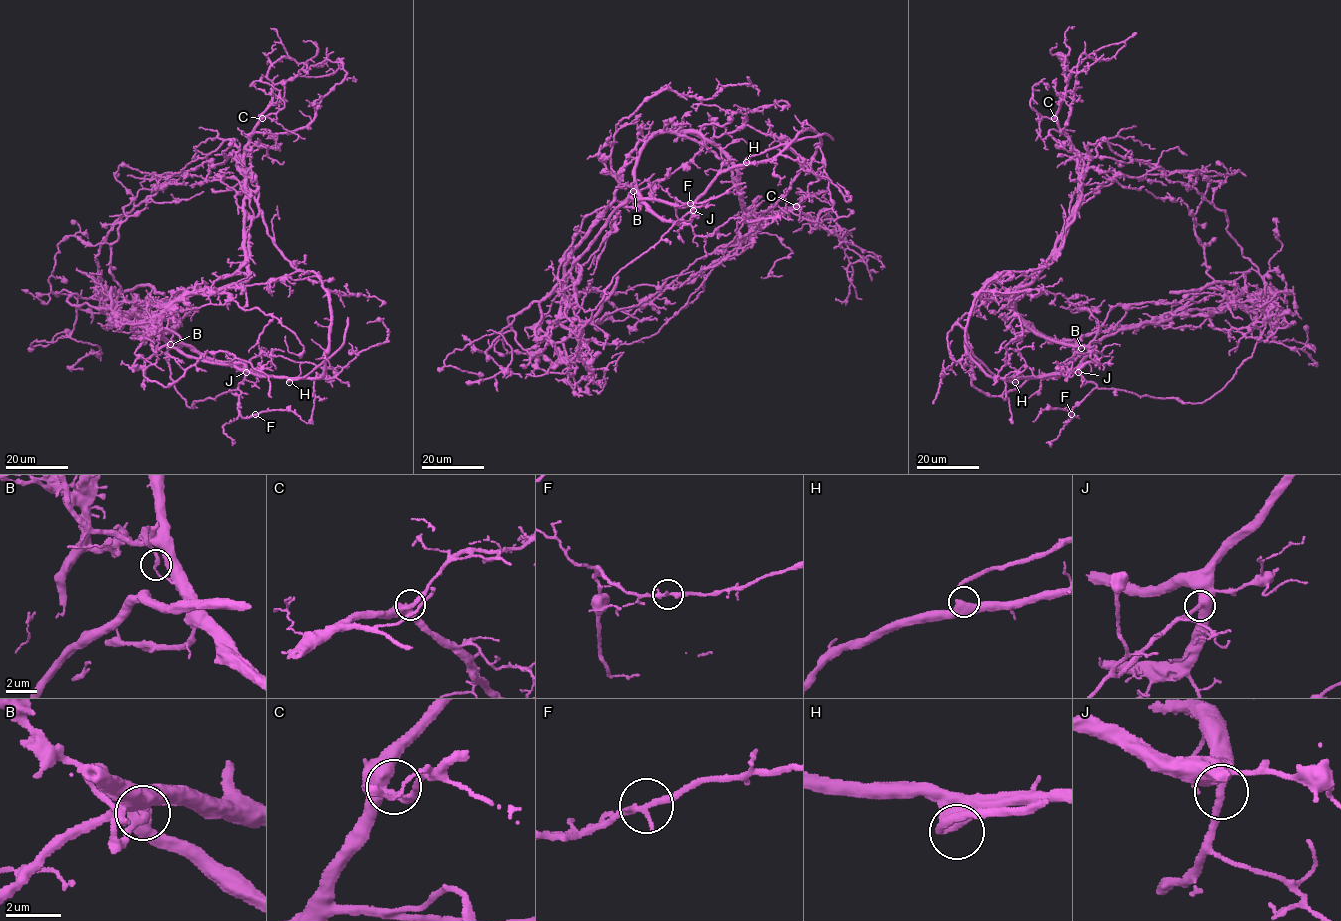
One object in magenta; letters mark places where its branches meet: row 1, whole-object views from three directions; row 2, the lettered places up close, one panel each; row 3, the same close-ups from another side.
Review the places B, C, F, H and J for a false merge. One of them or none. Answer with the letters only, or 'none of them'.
B

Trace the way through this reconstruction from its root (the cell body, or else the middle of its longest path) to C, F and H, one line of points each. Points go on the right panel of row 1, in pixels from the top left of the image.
C: (1203, 308), (1065, 340), (1040, 336), (1016, 315), (1016, 295), (1046, 264), (1080, 188), (1077, 151), (1054, 118)
F: (1203, 308), (1120, 329), (1089, 345), (1075, 368), (1096, 387), (1071, 413)
H: (1203, 308), (1188, 309), (1169, 319), (1120, 329), (1089, 345), (1081, 363), (1074, 369), (1020, 378), (1015, 382)

